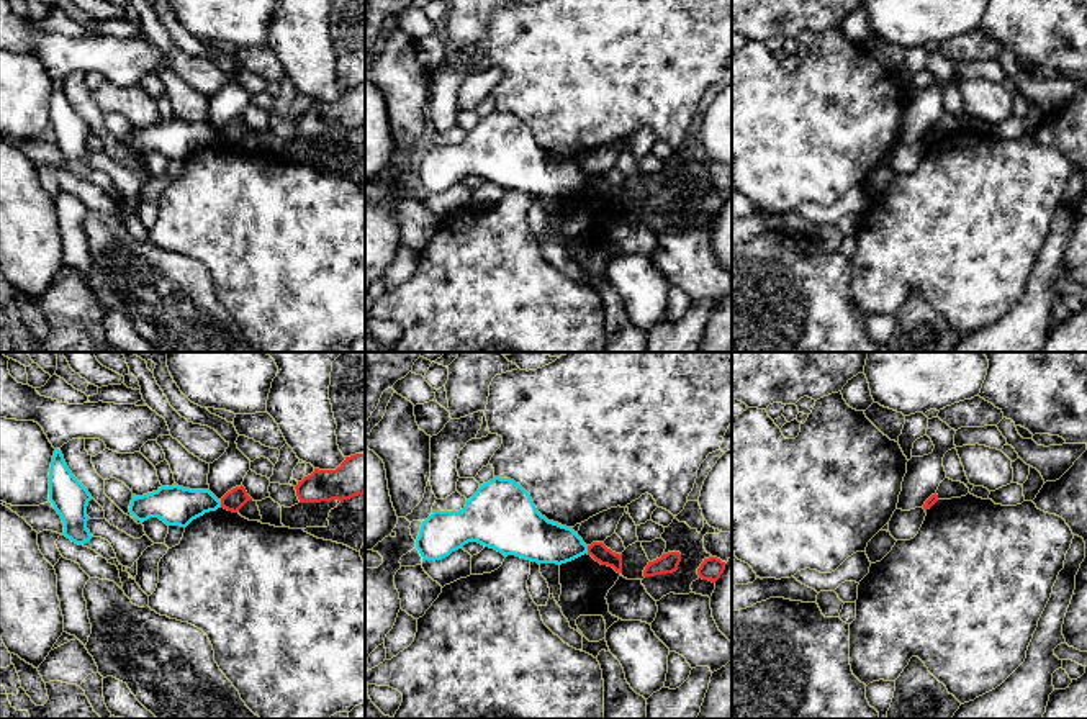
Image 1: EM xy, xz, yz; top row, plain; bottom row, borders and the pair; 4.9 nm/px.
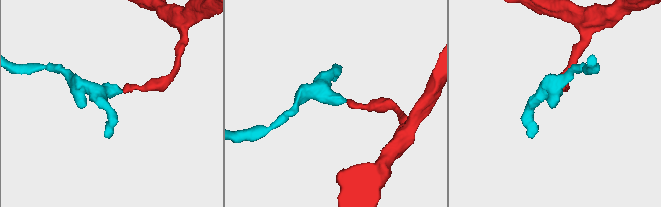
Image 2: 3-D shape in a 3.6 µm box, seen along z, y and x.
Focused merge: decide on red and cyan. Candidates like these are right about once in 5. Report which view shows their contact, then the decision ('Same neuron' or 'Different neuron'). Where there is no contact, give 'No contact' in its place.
Touches red in xz. Different neuron

